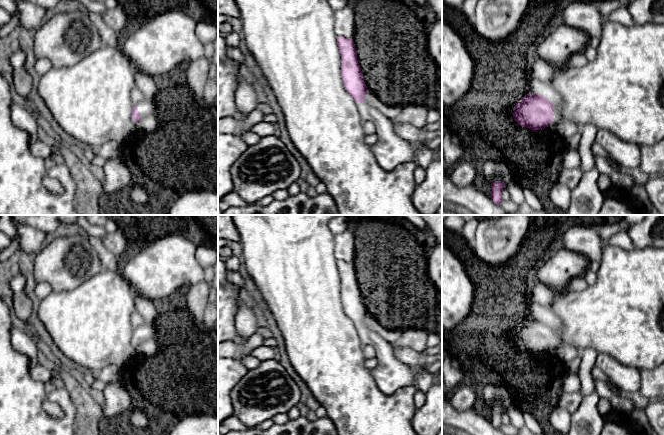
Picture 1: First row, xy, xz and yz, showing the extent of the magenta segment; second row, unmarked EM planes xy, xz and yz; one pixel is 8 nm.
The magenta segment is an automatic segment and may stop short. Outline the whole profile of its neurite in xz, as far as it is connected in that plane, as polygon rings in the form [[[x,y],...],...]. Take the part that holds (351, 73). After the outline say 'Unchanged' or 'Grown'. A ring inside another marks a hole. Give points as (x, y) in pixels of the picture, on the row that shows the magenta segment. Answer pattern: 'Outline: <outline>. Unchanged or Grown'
Outline: [[[337,37],[341,56],[341,77],[344,88],[354,98],[362,121],[371,121],[376,128],[377,142],[371,149],[384,170],[392,170],[405,162],[417,163],[417,152],[412,143],[398,137],[393,124],[378,108],[365,99],[368,92],[357,60],[353,39]]]. Grown

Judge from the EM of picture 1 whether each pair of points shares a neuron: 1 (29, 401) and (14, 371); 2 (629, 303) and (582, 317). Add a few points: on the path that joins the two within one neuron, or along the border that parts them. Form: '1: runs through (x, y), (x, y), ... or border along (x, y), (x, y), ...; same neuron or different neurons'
1: runs through (22, 394), (14, 386), (14, 378); same neuron
2: runs through (617, 315), (594, 317); same neuron

